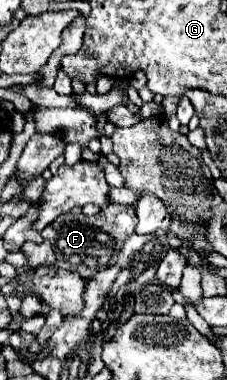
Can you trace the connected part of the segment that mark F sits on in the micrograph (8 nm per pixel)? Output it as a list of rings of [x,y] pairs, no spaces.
[[[105,205],[95,217],[87,215],[73,215],[67,213],[63,217],[57,217],[51,225],[47,225],[41,235],[45,241],[53,245],[55,257],[57,257],[57,267],[79,273],[83,279],[95,277],[99,269],[107,269],[115,265],[119,251],[129,235],[135,233],[135,209],[131,205]]]

